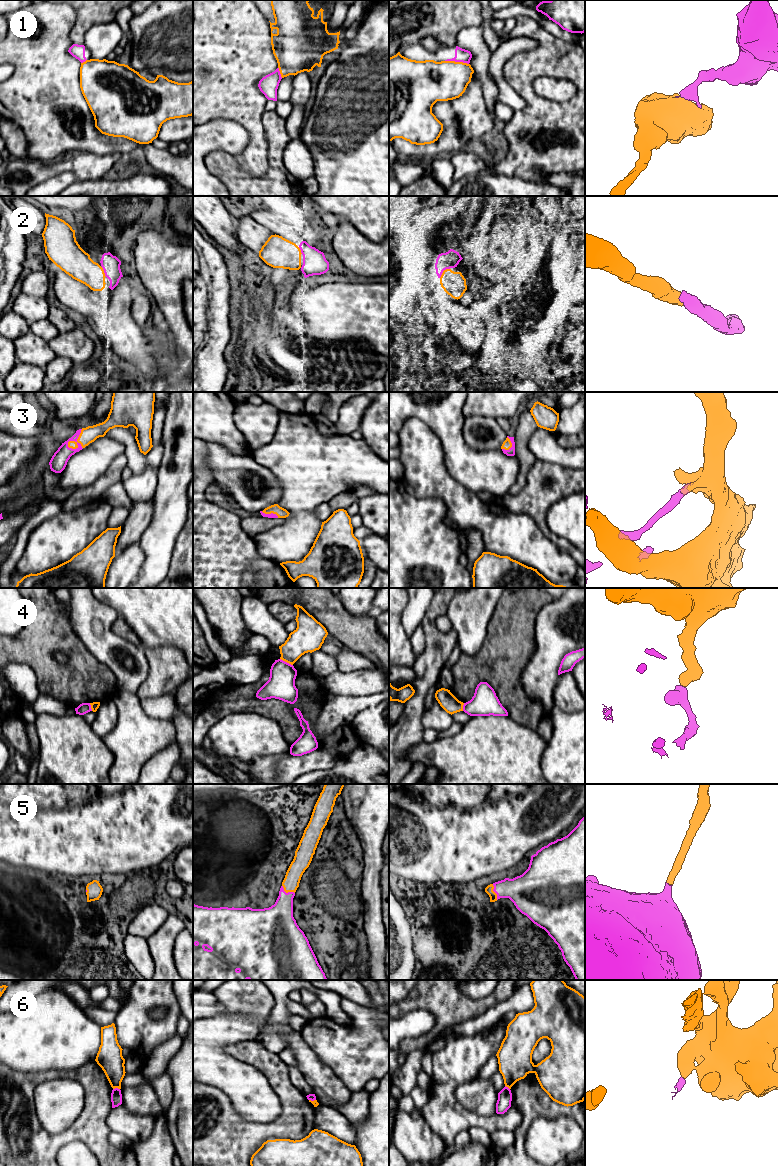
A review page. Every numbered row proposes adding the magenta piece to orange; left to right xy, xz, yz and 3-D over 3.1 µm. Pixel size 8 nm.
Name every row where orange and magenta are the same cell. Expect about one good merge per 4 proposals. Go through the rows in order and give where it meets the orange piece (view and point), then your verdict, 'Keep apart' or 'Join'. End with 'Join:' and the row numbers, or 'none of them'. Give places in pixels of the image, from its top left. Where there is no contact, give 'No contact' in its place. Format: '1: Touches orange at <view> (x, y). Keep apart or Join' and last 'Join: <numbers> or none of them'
1: Touches orange at yz (457, 62). Keep apart
2: Touches orange at yz (443, 271). Join
3: Touches orange at xy (77, 441). Join
4: Touches orange at xz (286, 661). Keep apart
5: Touches orange at xz (287, 892). Join
6: Touches orange at xy (116, 1087). Keep apart
Join: 2, 3, 5

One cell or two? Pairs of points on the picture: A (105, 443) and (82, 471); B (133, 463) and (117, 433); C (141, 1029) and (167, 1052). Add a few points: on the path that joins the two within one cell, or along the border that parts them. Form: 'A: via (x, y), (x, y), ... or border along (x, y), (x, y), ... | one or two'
A: via (103, 450), (89, 464) | one
B: via (133, 455), (131, 446), (125, 440) | one
C: border along (176, 1032), (158, 1044), (145, 1062) | two

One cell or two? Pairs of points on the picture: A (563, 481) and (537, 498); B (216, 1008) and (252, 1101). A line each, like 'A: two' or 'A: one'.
A: one
B: two

